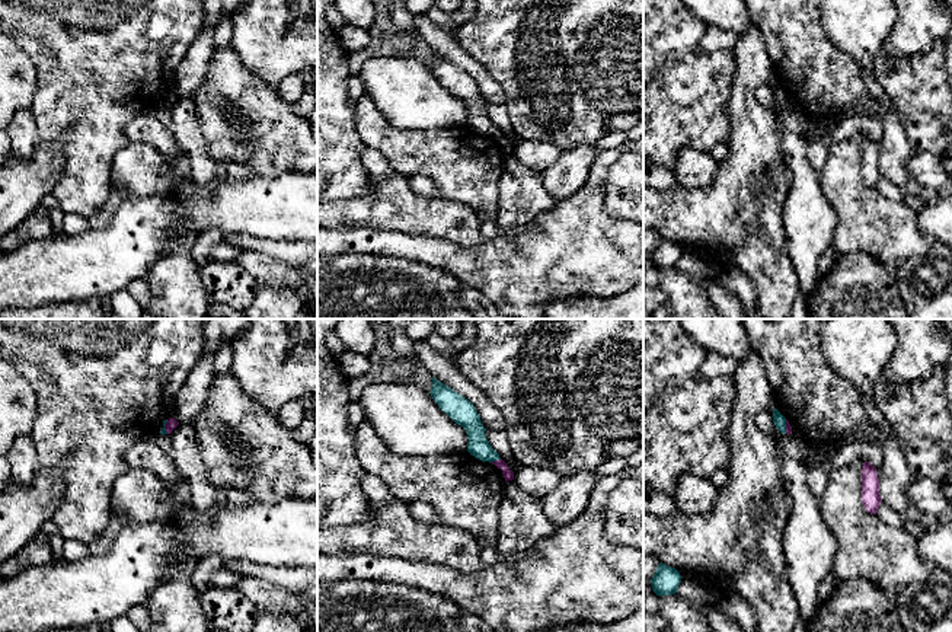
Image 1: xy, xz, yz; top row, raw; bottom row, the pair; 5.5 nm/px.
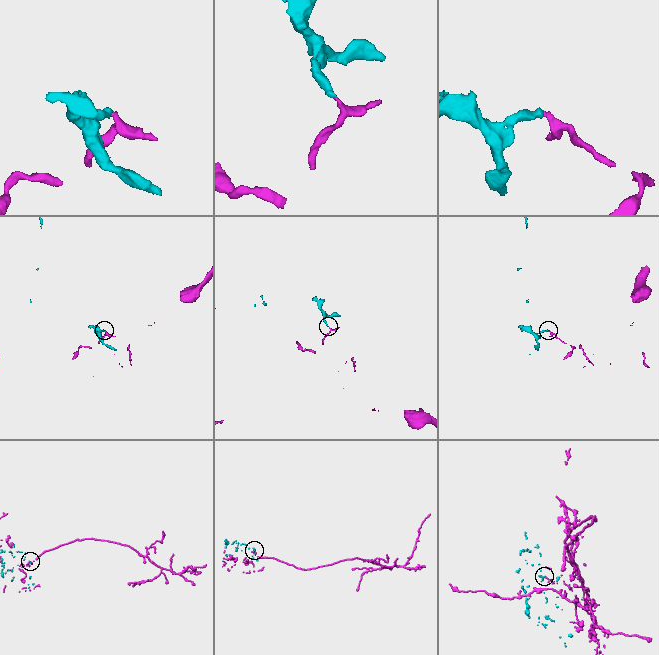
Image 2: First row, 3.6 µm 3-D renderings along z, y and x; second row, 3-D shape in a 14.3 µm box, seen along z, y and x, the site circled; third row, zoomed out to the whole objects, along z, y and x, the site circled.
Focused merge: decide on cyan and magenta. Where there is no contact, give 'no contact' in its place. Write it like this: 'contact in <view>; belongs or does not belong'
contact in xz; does not belong

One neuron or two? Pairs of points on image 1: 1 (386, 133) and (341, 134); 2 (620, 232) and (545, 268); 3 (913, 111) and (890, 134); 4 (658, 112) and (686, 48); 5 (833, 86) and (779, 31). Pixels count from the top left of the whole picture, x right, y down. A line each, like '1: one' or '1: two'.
1: two
2: one
3: two
4: one
5: one

